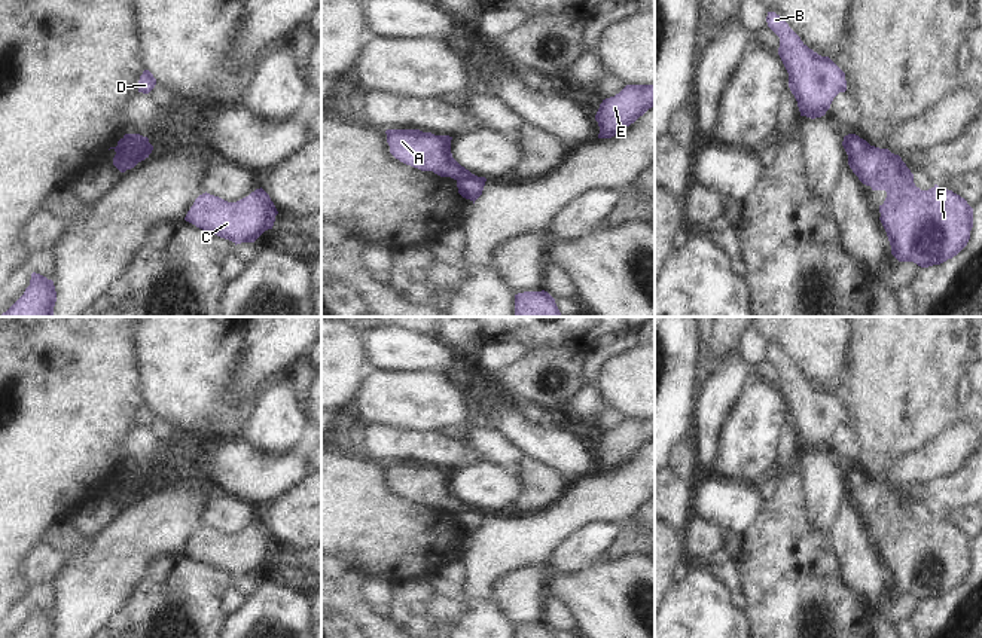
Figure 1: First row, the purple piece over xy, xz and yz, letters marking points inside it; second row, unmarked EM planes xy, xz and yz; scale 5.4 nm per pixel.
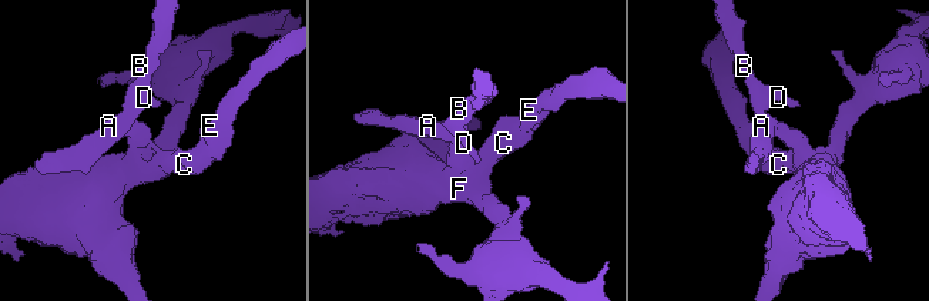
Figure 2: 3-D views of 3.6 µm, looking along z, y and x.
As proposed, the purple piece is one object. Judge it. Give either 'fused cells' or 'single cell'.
fused cells

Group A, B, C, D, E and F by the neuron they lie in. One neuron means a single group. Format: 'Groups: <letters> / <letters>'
Groups: A B D / C E F.

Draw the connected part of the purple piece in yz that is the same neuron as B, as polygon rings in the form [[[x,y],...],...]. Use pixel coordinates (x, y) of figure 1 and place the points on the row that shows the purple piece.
[[[768,12],[766,22],[780,37],[778,55],[789,73],[789,88],[800,116],[824,116],[833,98],[847,91],[845,73],[829,57],[809,49],[775,12]]]

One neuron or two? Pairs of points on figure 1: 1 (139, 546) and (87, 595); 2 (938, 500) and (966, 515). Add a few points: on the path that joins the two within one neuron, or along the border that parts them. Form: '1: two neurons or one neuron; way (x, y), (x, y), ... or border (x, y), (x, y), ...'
1: one neuron; way (125, 556), (100, 582)
2: two neurons; border (966, 504), (947, 516), (938, 518)

